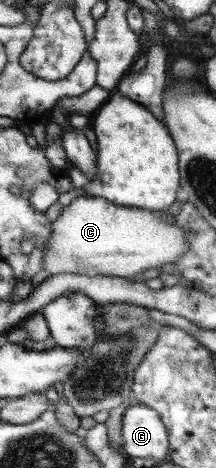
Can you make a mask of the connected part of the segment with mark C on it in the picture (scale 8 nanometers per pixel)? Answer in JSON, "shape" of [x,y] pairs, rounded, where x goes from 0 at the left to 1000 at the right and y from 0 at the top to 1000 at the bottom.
{"shape":[[[361,419],[287,442],[264,466],[236,476],[236,496],[208,515],[190,545],[190,575],[213,588],[273,583],[347,583],[407,588],[481,588],[509,592],[611,594],[630,583],[667,583],[676,575],[736,577],[759,562],[801,562],[875,534],[866,494],[843,489],[796,464],[769,466],[741,455],[528,438],[481,423],[444,419]]]}

